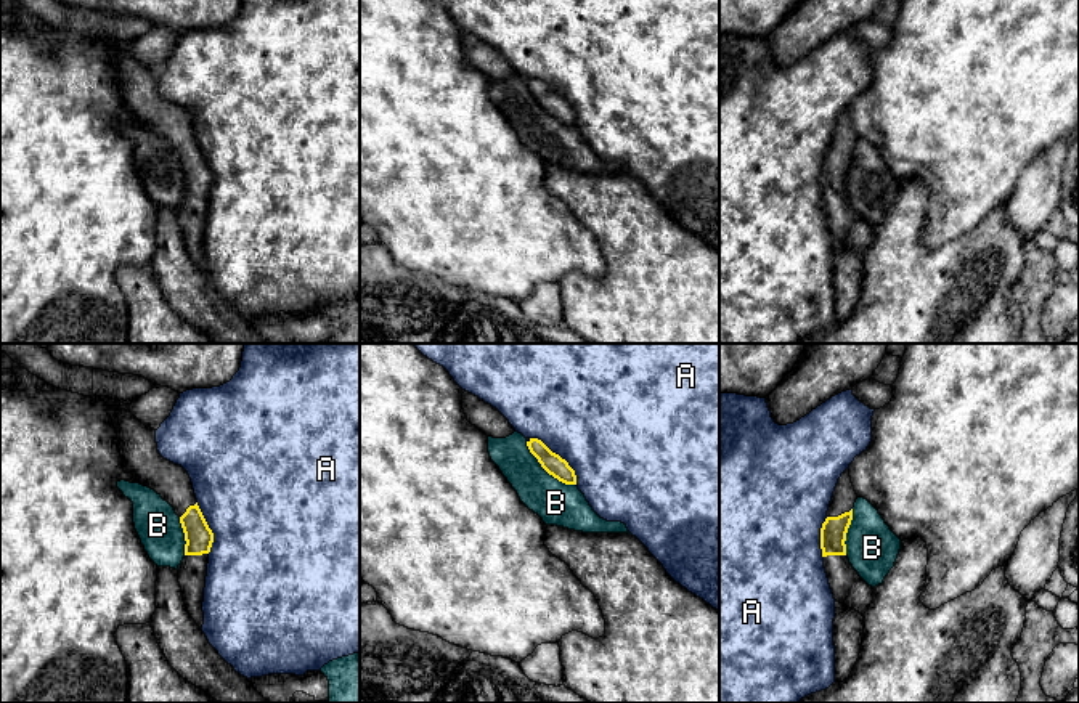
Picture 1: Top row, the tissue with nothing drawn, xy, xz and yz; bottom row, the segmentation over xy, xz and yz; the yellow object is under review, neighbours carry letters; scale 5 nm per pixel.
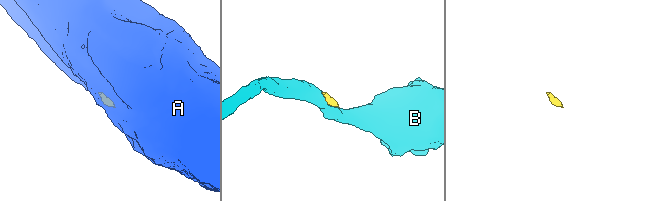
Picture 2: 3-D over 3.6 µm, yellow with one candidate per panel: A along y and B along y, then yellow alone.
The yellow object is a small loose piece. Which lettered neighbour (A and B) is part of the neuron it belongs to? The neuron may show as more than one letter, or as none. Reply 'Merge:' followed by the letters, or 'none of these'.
Merge: none of these

